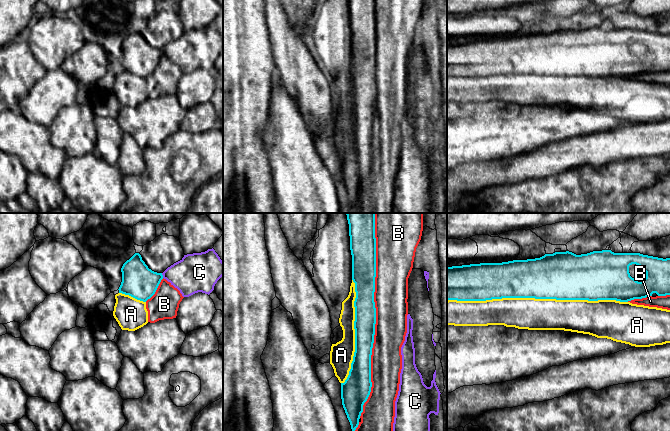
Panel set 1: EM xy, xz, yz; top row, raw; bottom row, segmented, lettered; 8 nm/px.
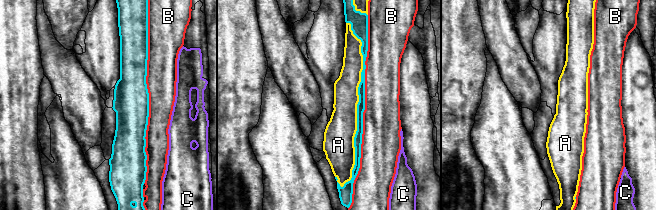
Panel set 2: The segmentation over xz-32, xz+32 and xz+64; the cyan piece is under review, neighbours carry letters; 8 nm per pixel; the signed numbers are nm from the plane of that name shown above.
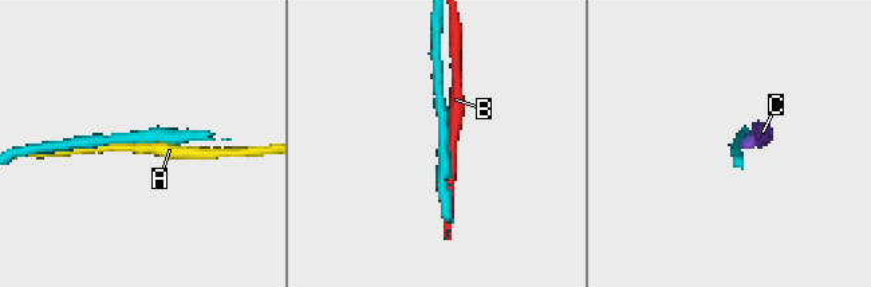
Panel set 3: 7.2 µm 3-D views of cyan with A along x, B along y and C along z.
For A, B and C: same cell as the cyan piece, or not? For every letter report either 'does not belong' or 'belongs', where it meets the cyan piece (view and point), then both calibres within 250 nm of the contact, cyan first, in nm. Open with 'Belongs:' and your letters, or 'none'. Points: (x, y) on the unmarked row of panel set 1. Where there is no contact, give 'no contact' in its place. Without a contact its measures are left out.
Belongs: none
A: does not belong | yz (537, 74) | 380/260 nm
B: does not belong | xz (375, 97) | 180/260 nm
C: does not belong | xy (162, 51) | 280/300 nm

